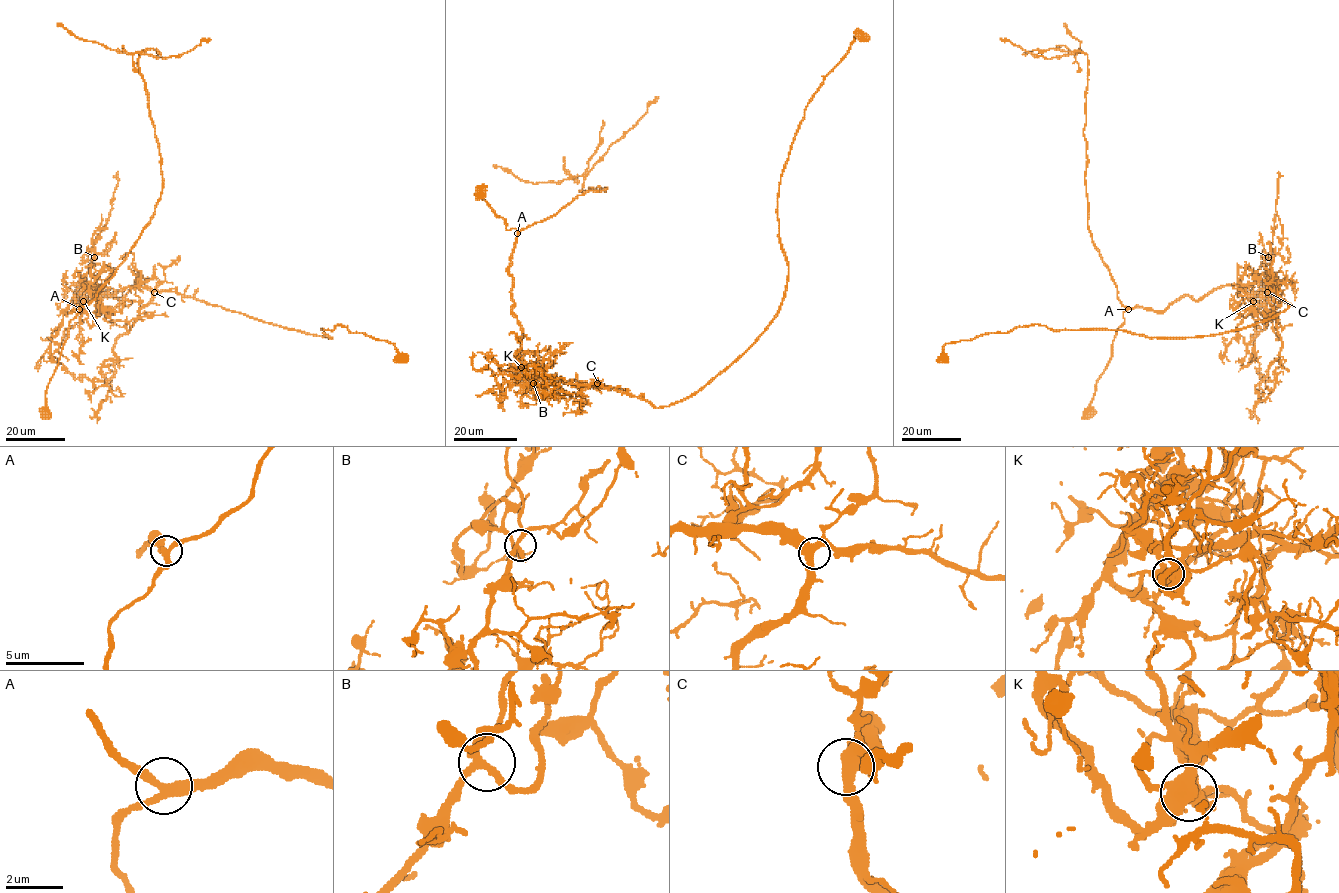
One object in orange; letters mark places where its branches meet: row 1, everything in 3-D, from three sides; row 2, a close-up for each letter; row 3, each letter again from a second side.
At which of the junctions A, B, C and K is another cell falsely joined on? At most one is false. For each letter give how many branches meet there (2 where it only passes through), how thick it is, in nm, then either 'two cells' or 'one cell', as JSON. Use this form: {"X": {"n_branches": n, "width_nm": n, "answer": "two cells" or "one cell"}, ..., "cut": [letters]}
{"A": {"n_branches": 3, "width_nm": 280, "answer": "one cell"}, "B": {"n_branches": 3, "width_nm": 240, "answer": "one cell"}, "C": {"n_branches": 3, "width_nm": 440, "answer": "one cell"}, "K": {"n_branches": 3, "width_nm": 550, "answer": "two cells"}, "cut": ["K"]}

